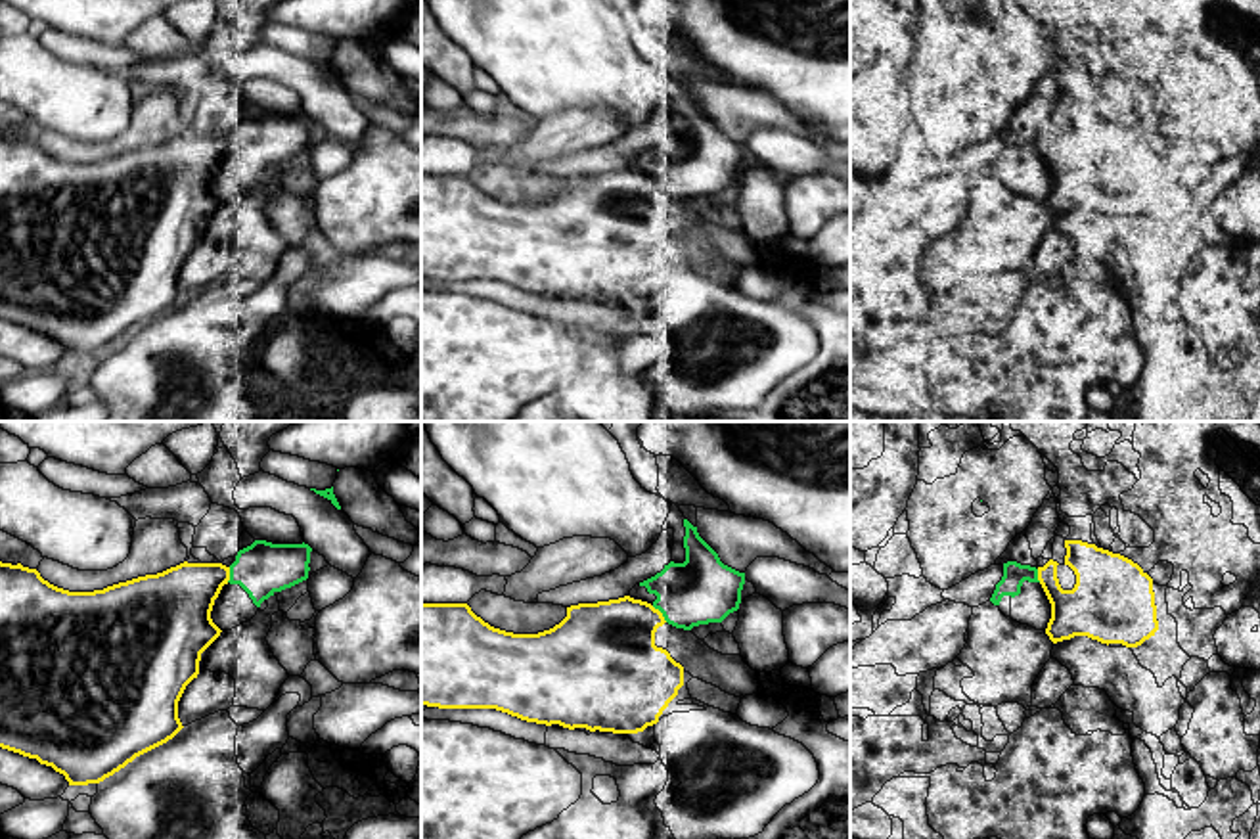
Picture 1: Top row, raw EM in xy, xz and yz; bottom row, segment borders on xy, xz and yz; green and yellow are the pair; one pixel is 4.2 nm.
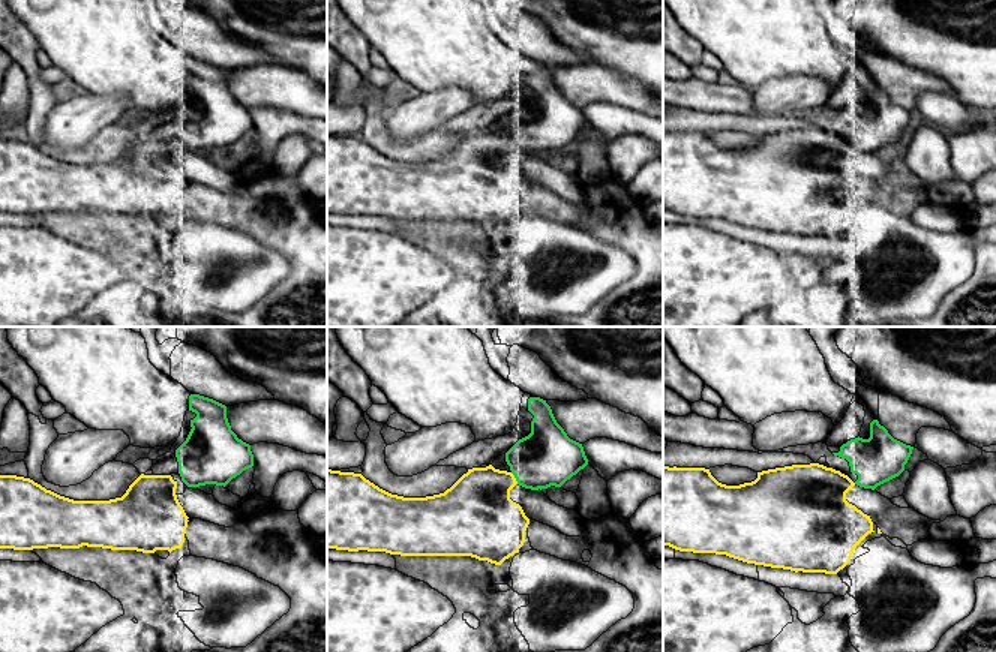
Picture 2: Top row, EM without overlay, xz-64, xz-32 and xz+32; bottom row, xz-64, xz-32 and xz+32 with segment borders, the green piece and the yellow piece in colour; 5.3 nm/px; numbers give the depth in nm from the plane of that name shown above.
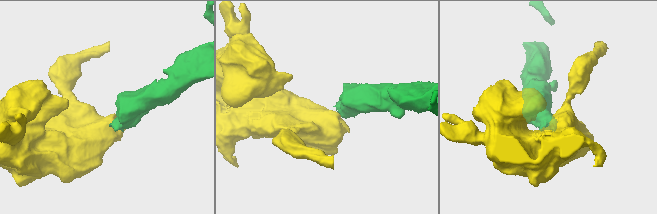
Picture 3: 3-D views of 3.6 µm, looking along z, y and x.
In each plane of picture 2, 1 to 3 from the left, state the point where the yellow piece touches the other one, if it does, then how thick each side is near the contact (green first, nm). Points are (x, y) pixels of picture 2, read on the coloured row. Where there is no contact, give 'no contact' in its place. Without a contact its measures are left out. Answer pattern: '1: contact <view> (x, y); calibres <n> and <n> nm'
1: no contact
2: contact xz-32 (515, 477); calibres 300 and 340 nm
3: no contact

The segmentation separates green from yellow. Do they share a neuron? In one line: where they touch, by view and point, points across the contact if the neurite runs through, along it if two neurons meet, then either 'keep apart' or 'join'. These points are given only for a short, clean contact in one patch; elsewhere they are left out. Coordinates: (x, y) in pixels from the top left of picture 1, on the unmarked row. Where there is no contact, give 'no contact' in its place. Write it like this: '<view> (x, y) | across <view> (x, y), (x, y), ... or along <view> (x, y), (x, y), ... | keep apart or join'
xz (661, 182) | join

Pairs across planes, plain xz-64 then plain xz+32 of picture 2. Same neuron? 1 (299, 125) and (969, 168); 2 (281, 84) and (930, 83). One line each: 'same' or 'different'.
1: different
2: same

